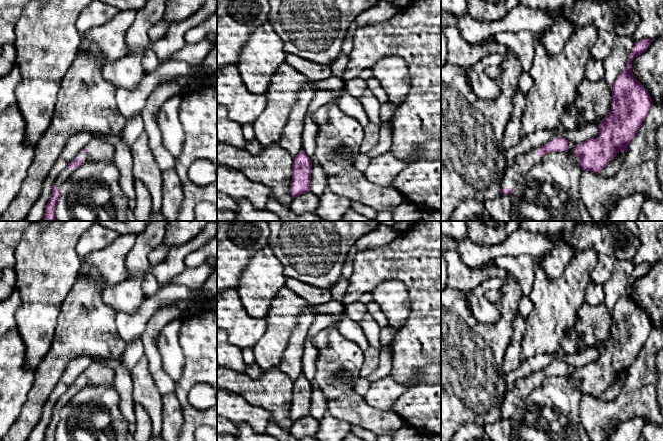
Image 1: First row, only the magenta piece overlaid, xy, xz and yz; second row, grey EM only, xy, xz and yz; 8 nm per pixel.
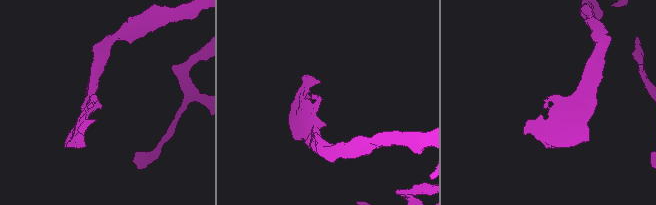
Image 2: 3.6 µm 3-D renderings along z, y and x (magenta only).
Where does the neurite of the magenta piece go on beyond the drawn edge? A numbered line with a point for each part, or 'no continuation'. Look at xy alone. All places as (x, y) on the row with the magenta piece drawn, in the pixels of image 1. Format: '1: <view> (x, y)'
1: xy (97, 150)

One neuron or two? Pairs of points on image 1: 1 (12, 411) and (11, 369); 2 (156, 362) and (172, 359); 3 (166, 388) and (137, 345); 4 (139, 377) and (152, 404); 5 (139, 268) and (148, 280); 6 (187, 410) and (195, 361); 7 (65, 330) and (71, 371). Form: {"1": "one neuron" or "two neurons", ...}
{"1": "one neuron", "2": "two neurons", "3": "two neurons", "4": "one neuron", "5": "two neurons", "6": "one neuron", "7": "two neurons"}

